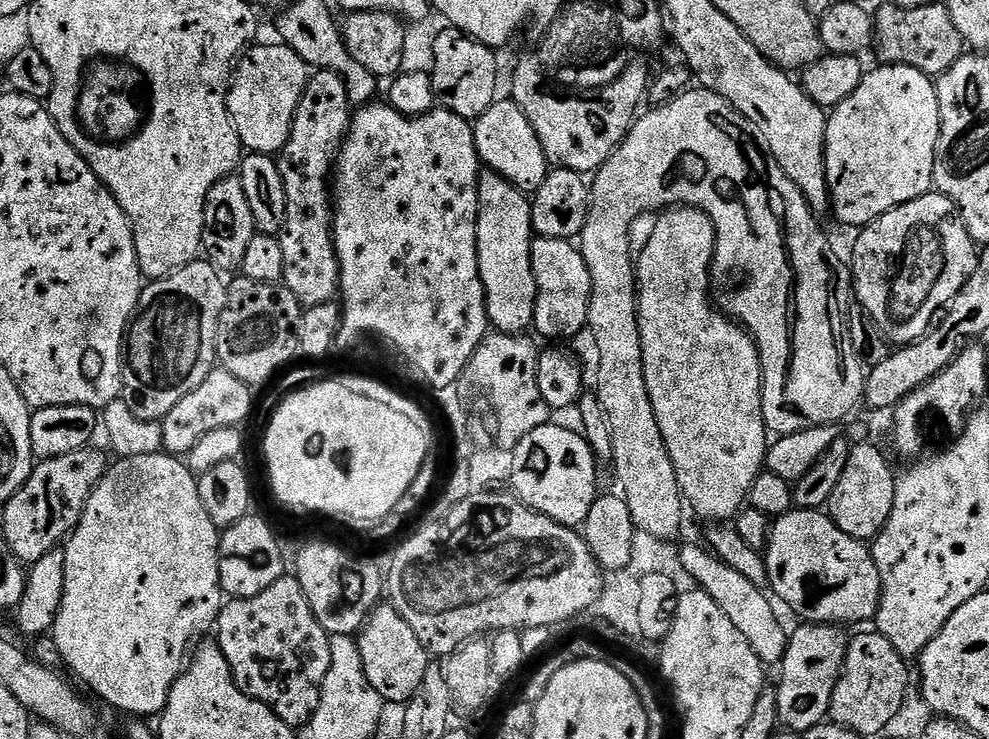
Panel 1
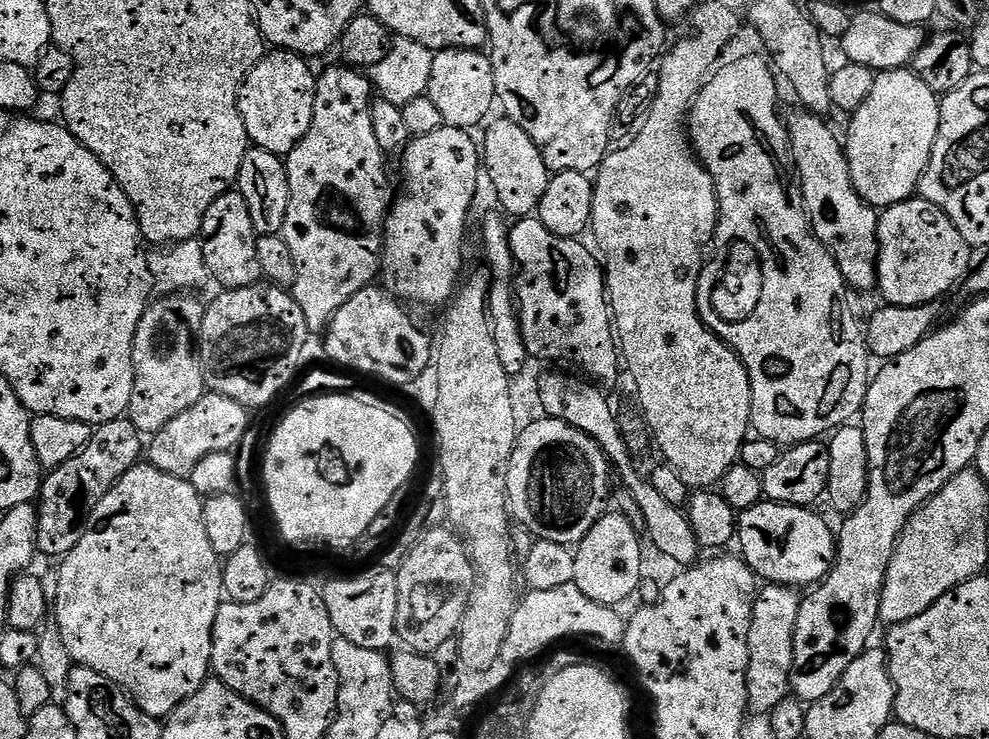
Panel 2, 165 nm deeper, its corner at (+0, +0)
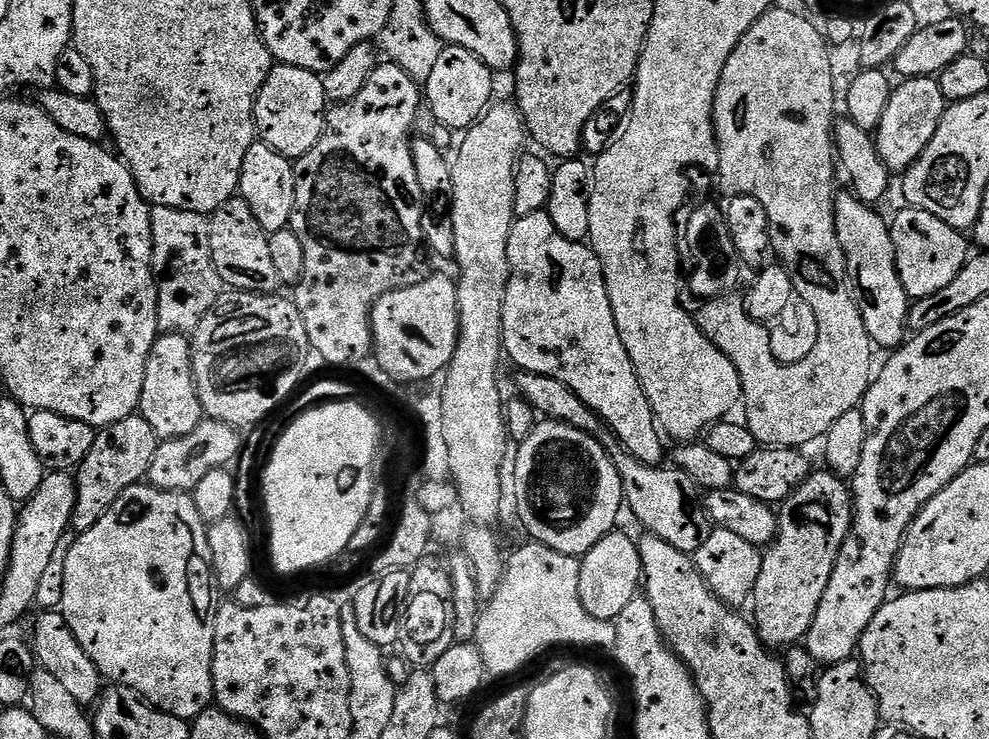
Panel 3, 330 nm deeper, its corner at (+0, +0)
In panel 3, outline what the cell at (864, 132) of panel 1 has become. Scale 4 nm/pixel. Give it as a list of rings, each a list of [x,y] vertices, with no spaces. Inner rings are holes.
[[[914,76],[893,88],[890,106],[886,106],[886,114],[882,114],[882,122],[874,133],[876,149],[889,173],[907,172],[908,167],[922,154],[922,150],[930,146],[930,138],[934,138],[934,130],[938,130],[938,122],[942,122],[945,107],[939,79],[931,76]]]

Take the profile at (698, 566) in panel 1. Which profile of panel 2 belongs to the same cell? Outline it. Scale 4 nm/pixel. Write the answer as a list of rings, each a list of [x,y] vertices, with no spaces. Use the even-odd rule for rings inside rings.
[[[556,372],[546,375],[538,386],[538,394],[542,402],[543,412],[549,419],[561,420],[574,430],[582,430],[600,447],[604,455],[607,456],[609,465],[613,469],[620,468],[620,480],[623,487],[631,493],[638,506],[642,506],[644,515],[643,531],[648,532],[650,539],[656,543],[656,548],[664,556],[669,556],[672,560],[677,560],[680,566],[692,566],[697,563],[698,545],[696,535],[692,529],[684,508],[670,506],[658,490],[654,490],[651,479],[644,476],[632,465],[634,453],[628,449],[628,443],[624,440],[624,429],[621,417],[616,417],[616,412],[612,409],[612,404],[599,392],[595,383],[581,378],[579,375],[567,376],[564,372]]]

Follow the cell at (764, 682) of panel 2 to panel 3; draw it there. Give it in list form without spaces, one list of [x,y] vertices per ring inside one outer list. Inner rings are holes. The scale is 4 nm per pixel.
[[[831,470],[823,471],[813,471],[779,505],[775,540],[763,553],[762,570],[758,570],[756,589],[750,597],[751,603],[756,603],[756,633],[760,635],[760,641],[773,650],[787,650],[807,637],[814,614],[818,614],[818,602],[822,602],[822,594],[826,594],[830,586],[830,574],[834,574],[834,562],[838,562],[842,542],[846,542],[852,528],[854,501],[851,487],[845,477],[837,476]]]

